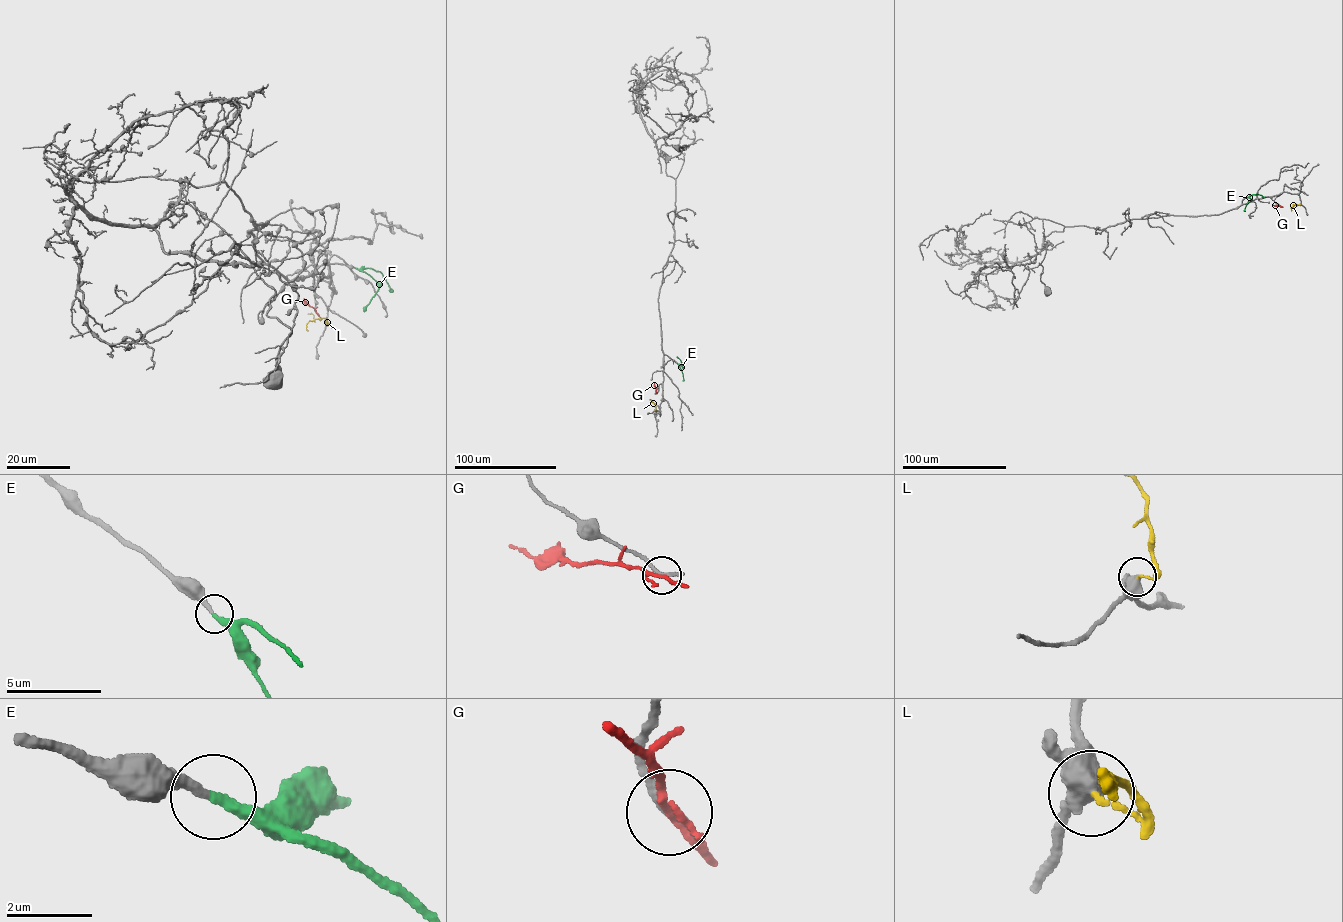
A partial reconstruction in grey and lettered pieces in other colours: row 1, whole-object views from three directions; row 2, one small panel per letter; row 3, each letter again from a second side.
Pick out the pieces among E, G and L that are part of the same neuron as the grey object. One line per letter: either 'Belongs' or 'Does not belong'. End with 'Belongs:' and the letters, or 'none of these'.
E: Belongs
G: Does not belong
L: Does not belong
Belongs: E

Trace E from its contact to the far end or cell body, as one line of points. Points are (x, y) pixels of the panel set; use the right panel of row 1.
E: (1248, 197), (1251, 200), (1244, 211)

